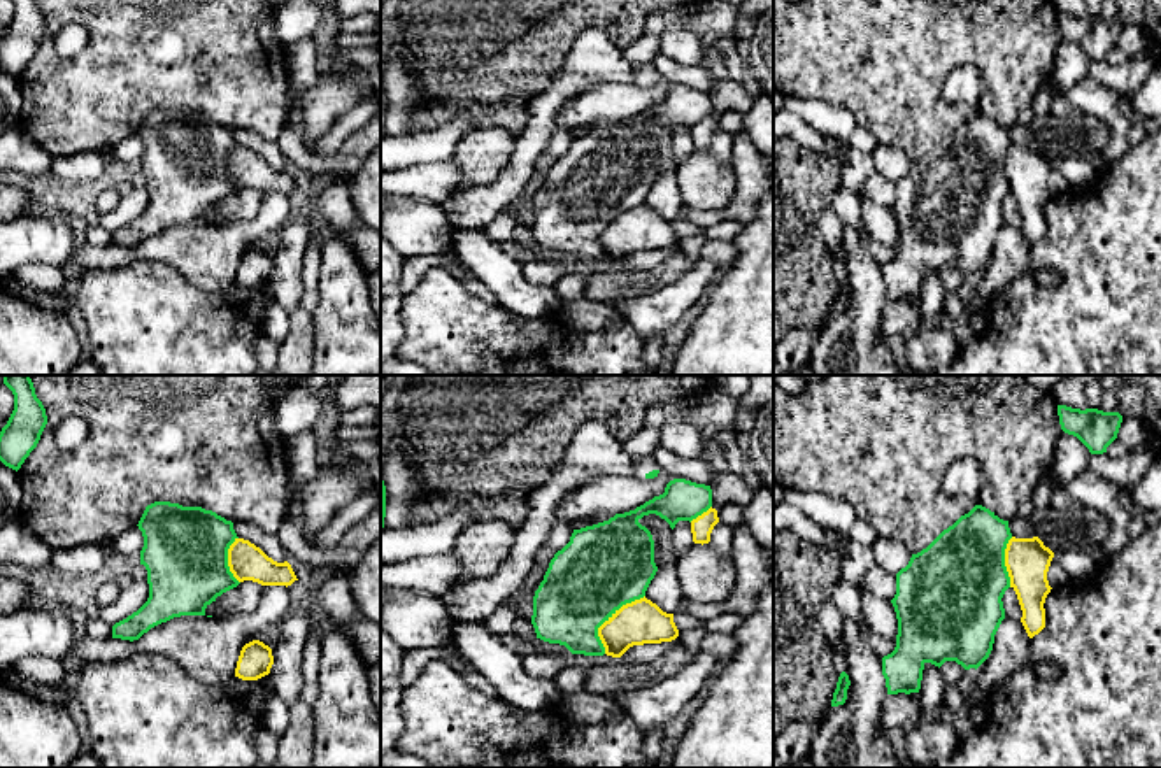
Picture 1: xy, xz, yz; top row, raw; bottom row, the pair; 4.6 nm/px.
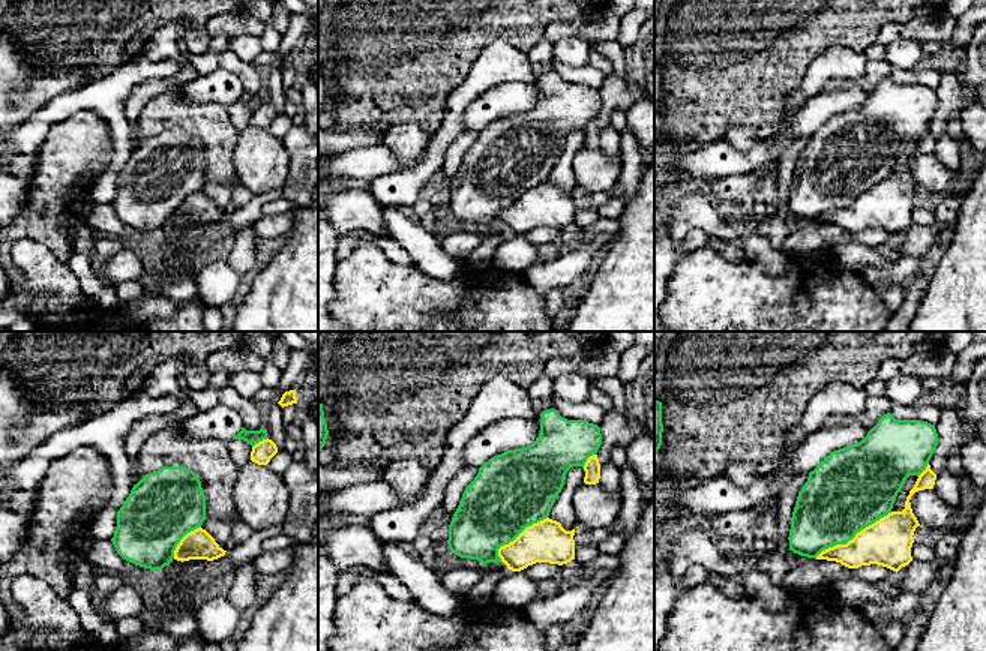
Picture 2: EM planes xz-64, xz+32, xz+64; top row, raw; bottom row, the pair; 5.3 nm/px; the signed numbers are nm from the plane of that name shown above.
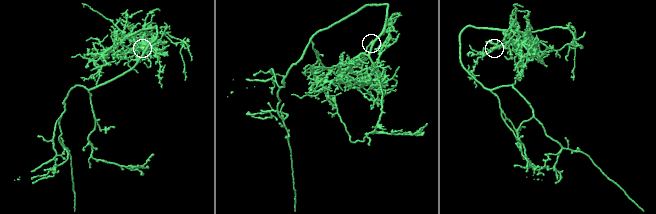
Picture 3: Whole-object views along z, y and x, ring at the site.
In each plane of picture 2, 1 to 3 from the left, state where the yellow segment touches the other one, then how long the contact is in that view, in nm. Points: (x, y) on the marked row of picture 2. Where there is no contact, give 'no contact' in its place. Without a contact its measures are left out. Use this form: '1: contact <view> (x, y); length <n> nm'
1: contact xz-64 (182, 537); length 220 nm
2: contact xz+32 (515, 537); length 340 nm
3: contact xz+64 (853, 537); length 480 nm

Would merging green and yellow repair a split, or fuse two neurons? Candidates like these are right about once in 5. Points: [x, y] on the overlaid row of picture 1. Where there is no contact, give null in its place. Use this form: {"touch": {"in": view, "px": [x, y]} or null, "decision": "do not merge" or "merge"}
{"touch": {"in": "xz", "px": [609, 616]}, "decision": "do not merge"}

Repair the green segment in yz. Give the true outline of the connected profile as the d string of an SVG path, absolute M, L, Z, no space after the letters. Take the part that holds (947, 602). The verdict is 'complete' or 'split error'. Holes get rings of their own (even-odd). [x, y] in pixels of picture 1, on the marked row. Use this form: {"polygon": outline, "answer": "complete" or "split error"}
{"polygon": "M975 505L926 549L912 554L908 565L896 573L896 594L891 600L898 619L896 647L882 658L887 694L919 693L926 663L940 668L945 661L956 661L965 670L977 670L989 658L1005 619L1001 598L1010 587L1005 566L1010 538L1008 521Z", "answer": "complete"}

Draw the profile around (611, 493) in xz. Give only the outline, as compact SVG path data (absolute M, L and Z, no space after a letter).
M665 470L654 479L631 475L603 475L575 489L554 512L573 530L577 521L596 514L624 514L665 493L675 477Z

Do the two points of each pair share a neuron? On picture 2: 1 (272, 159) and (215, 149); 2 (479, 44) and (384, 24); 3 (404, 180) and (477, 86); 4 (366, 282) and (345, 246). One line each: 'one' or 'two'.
1: two
2: one
3: one
4: two

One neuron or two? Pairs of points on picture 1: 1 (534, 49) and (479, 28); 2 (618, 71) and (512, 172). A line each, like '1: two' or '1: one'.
1: one
2: one

